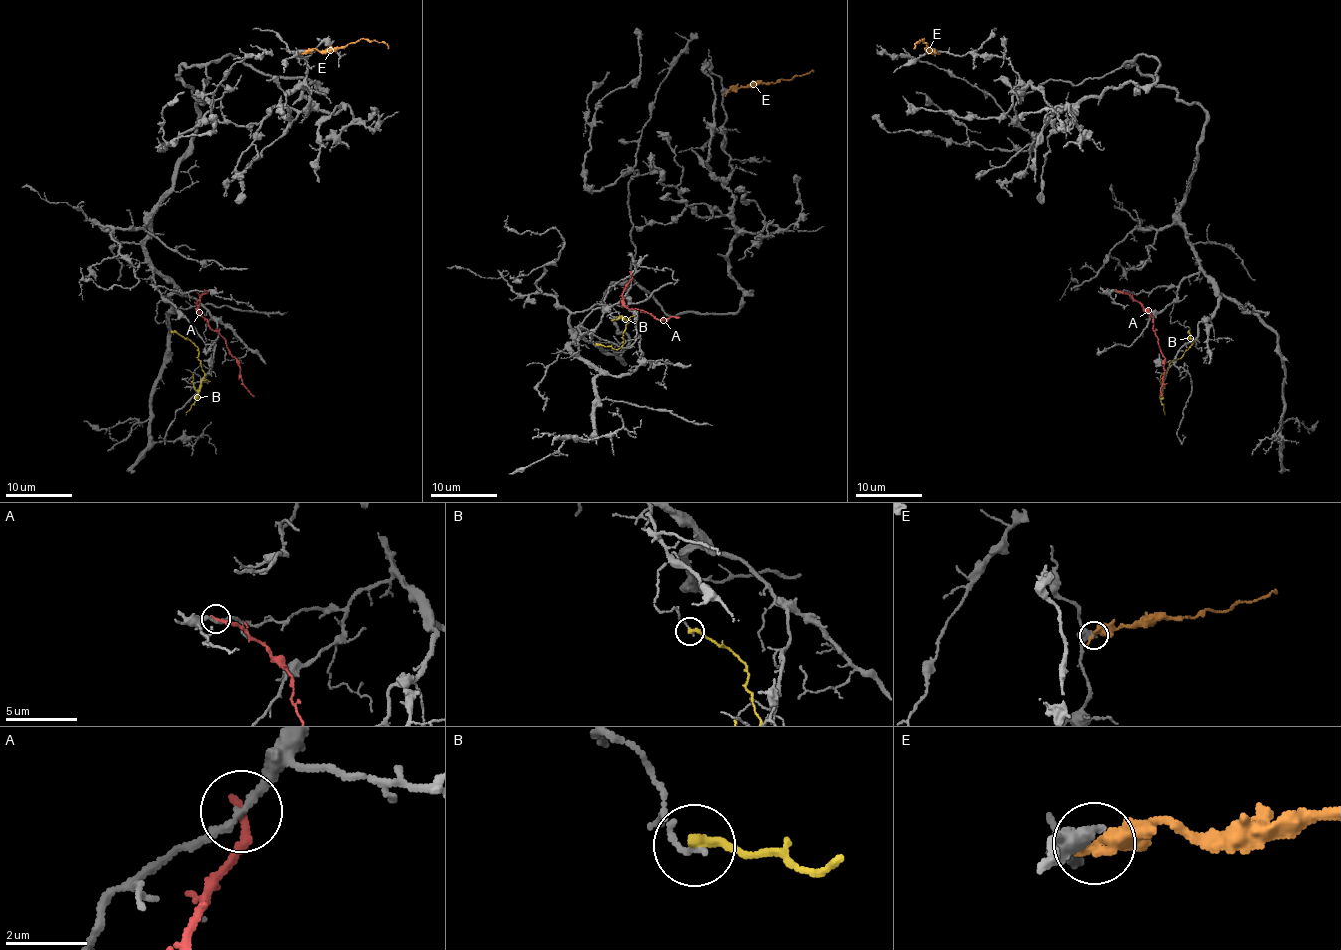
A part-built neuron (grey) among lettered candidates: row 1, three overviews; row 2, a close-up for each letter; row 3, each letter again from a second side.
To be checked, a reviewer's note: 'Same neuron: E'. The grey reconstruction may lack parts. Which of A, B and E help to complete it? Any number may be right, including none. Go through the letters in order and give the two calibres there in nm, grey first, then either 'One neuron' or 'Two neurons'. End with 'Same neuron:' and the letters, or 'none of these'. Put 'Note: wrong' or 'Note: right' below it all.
A: Thickness 160 nm (grey) against 240 nm. Two neurons
B: Thickness 140 nm (grey) against 300 nm. Two neurons
E: Thickness 360 nm (grey) against 460 nm. Two neurons
Same neuron: none of these
Note: wrong

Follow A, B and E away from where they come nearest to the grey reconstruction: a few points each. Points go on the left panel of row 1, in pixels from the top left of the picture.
A: (205, 290), (197, 302), (197, 312), (225, 341), (227, 351), (236, 359), (241, 382), (254, 396)
B: (172, 332), (187, 337), (197, 347), (204, 371), (199, 397), (185, 414)
E: (303, 52), (314, 49), (331, 51), (366, 39), (383, 42), (388, 49)

